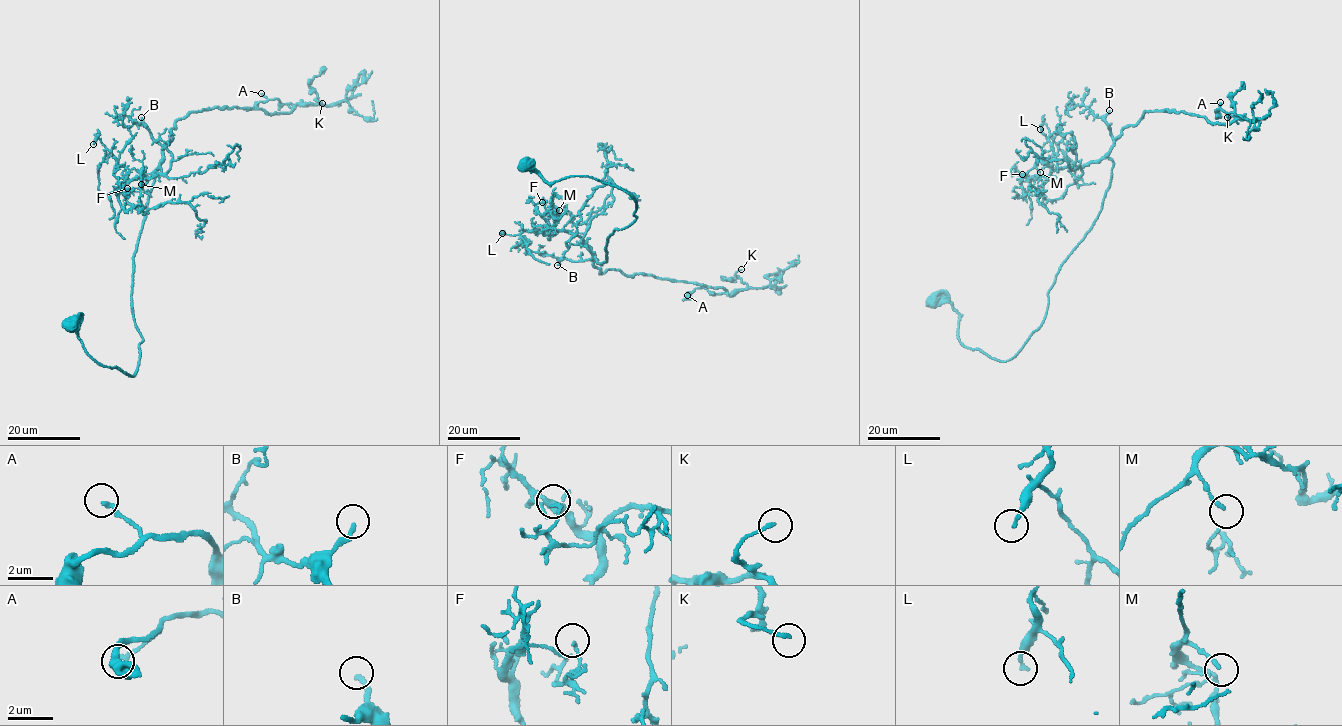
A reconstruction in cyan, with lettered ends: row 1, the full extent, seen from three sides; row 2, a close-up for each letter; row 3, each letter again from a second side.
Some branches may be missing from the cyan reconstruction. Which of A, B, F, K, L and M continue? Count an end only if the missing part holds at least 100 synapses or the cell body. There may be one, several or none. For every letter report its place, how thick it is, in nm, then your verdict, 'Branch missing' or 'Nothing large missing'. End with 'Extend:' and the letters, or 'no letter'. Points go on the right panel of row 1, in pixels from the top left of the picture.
A: Place: (1220, 102). Thickness 190 nm. Nothing large missing
B: Place: (1109, 110). Thickness 200 nm. Nothing large missing
F: Place: (1022, 174). Thickness 90 nm. Nothing large missing
K: Place: (1227, 117). Thickness 150 nm. Nothing large missing
L: Place: (1040, 129). Thickness 170 nm. Nothing large missing
M: Place: (1040, 172). Thickness 170 nm. Nothing large missing
Extend: no letter

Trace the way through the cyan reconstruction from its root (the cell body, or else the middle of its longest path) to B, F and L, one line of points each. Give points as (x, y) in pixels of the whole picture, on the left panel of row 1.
B: (70, 324), (98, 362), (135, 375), (143, 338), (133, 261), (163, 150), (141, 117)
F: (70, 324), (98, 362), (135, 375), (133, 261), (161, 163), (127, 188)
L: (70, 324), (98, 362), (135, 375), (133, 261), (161, 164), (124, 181), (93, 144)

